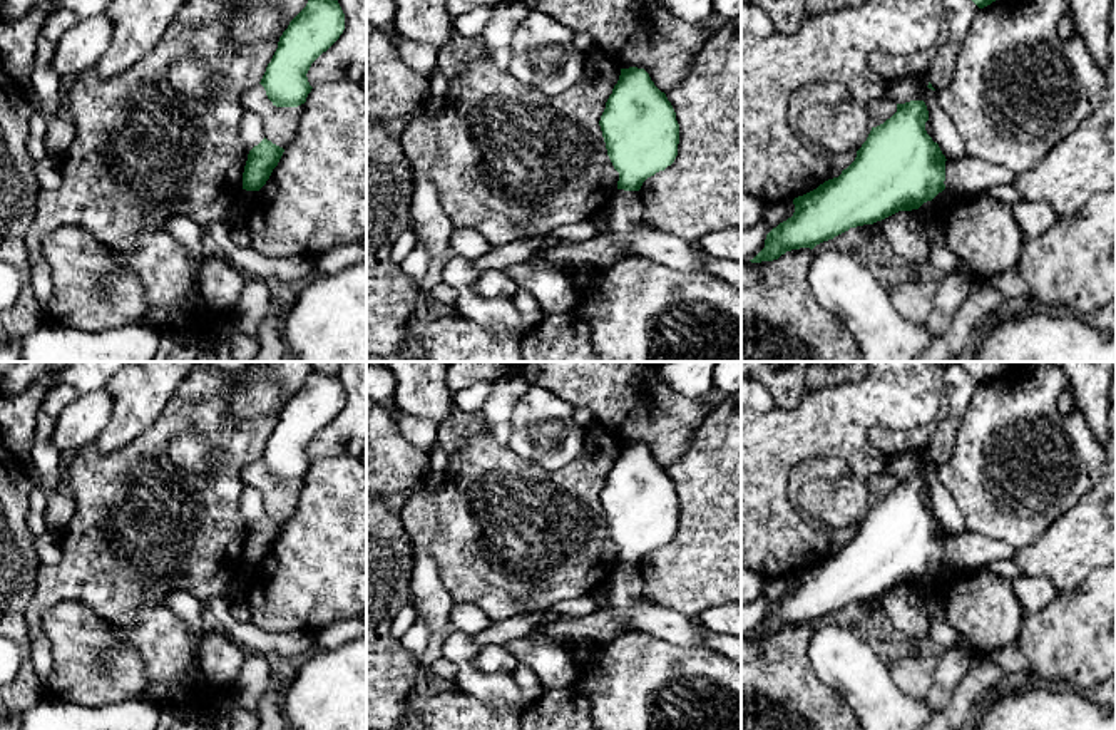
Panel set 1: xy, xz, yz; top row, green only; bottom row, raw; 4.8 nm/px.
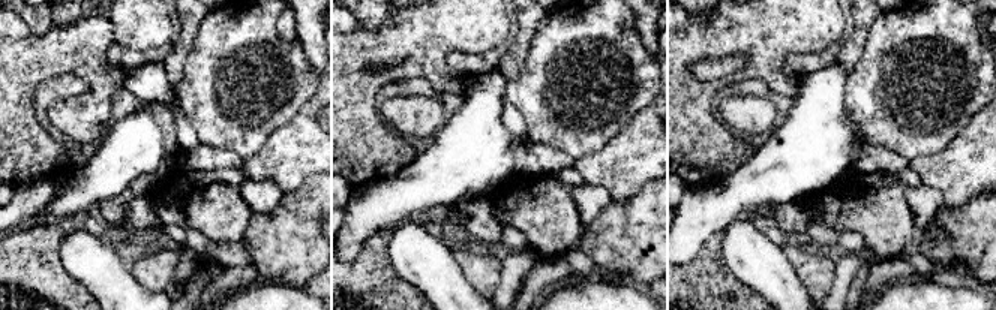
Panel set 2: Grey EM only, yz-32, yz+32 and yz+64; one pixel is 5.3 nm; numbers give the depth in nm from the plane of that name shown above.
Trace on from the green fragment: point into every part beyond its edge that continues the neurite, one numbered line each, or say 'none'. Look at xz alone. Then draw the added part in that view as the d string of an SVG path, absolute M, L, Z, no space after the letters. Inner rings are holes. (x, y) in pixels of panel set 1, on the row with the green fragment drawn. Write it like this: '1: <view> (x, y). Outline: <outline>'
1: xz (628, 233). Outline: M617 189L609 203L609 231L567 246L540 248L529 258L534 270L571 271L576 265L612 266L631 254L681 273L704 271L691 243L659 233L644 223L639 191Z

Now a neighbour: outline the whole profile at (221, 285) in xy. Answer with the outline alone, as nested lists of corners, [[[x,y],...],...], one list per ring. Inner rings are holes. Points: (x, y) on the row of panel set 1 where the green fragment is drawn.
[[[204,256],[201,263],[199,291],[207,306],[234,315],[246,276],[224,258]]]

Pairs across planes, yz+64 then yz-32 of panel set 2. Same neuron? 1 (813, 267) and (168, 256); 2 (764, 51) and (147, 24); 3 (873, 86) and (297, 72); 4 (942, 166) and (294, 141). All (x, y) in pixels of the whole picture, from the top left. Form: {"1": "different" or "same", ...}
{"1": "same", "2": "same", "3": "same", "4": "same"}

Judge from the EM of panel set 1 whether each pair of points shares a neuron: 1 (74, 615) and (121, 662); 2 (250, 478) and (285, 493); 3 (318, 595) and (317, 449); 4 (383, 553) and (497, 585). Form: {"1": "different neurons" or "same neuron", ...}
{"1": "same neuron", "2": "same neuron", "3": "different neurons", "4": "different neurons"}

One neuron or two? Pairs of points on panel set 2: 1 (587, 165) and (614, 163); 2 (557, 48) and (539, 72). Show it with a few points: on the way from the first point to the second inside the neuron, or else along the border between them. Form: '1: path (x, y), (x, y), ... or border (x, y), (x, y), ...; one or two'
1: path (593, 165), (608, 165); one
2: path (557, 54), (545, 66); one

